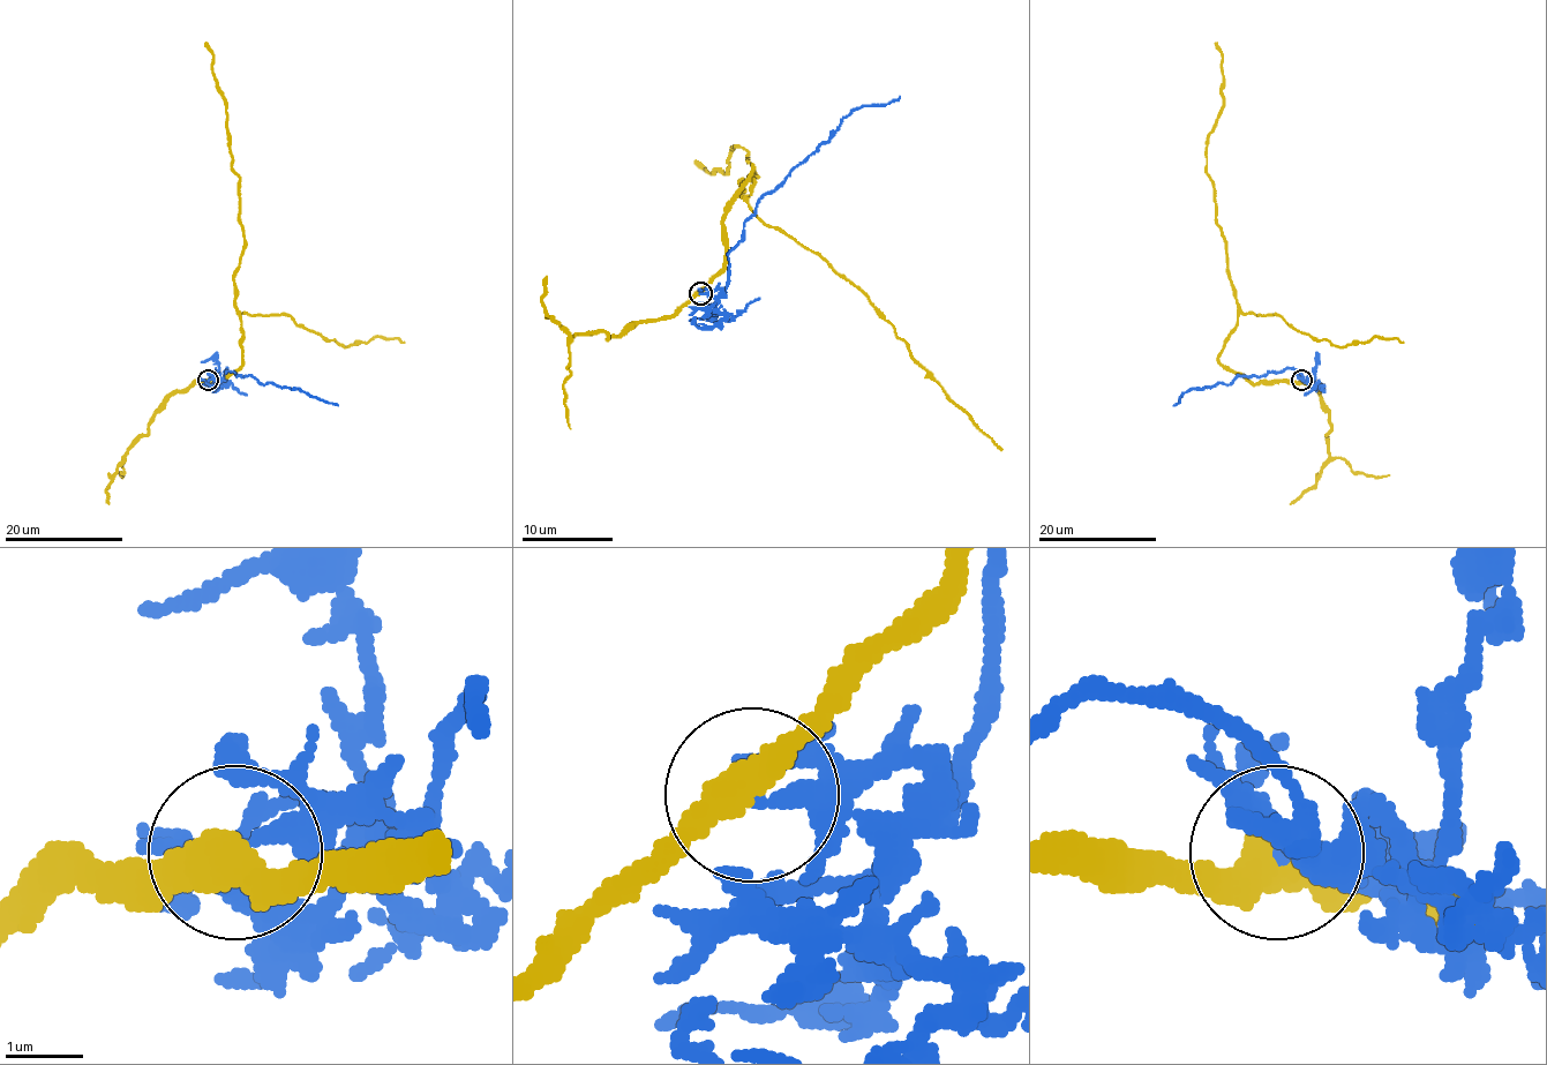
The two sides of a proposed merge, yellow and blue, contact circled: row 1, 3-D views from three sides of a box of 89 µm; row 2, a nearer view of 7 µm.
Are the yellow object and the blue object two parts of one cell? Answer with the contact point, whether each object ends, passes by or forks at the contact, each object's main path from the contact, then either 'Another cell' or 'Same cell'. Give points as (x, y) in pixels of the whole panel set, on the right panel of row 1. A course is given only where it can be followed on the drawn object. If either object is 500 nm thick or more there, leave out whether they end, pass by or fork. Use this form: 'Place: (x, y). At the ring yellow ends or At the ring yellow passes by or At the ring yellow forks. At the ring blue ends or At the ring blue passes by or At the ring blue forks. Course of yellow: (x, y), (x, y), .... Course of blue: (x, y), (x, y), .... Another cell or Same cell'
Place: (1301, 380). At the ring yellow passes by. At the ring blue ends. Course of yellow: (1300, 381), (1251, 383), (1218, 360), (1237, 314), (1214, 181), (1206, 171), (1206, 139), (1222, 100), (1216, 42). Course of blue: (1300, 381), (1303, 376), (1293, 369), (1262, 376), (1239, 375), (1230, 383), (1192, 388), (1173, 406). Another cell

